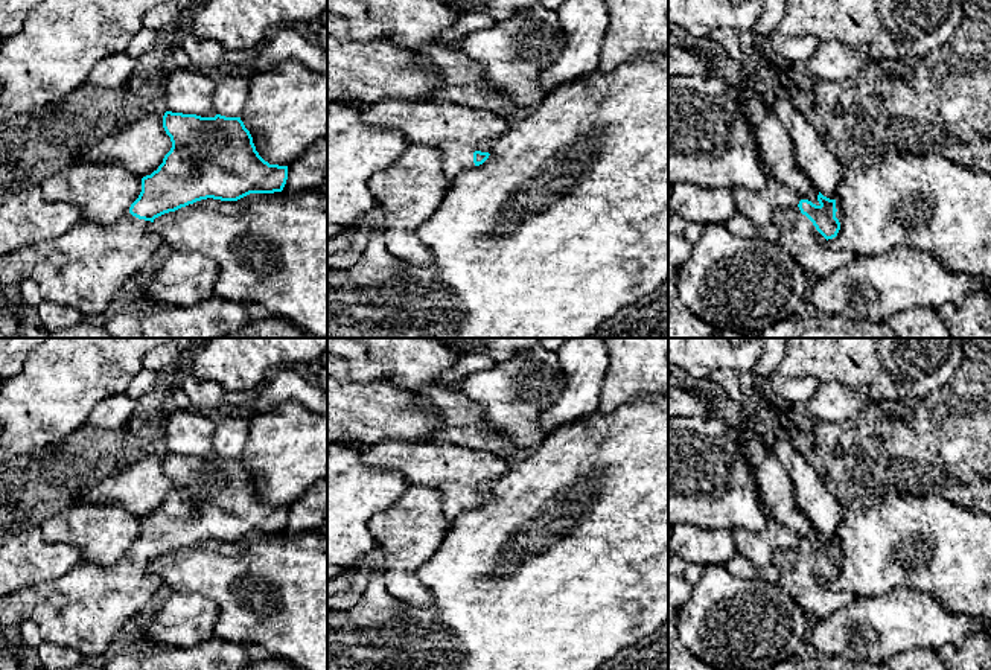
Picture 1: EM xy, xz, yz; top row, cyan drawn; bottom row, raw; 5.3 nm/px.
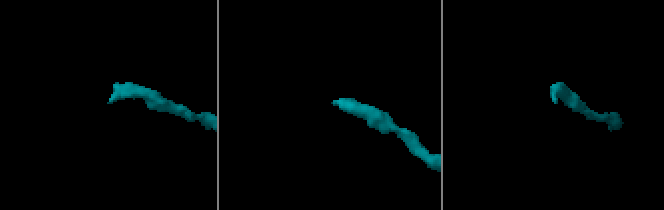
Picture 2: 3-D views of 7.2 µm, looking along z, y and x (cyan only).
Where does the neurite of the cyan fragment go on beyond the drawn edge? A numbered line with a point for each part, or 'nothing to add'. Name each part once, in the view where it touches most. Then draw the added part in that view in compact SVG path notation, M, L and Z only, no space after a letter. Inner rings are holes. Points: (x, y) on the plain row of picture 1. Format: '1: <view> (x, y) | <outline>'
1: yz (798, 577) | M798 547L776 548L772 565L779 571L779 588L799 605L810 621L822 620L857 598L854 592L831 589Z

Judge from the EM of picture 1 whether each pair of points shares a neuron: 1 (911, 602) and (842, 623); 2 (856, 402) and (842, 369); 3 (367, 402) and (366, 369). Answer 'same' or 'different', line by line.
1: same
2: different
3: different

